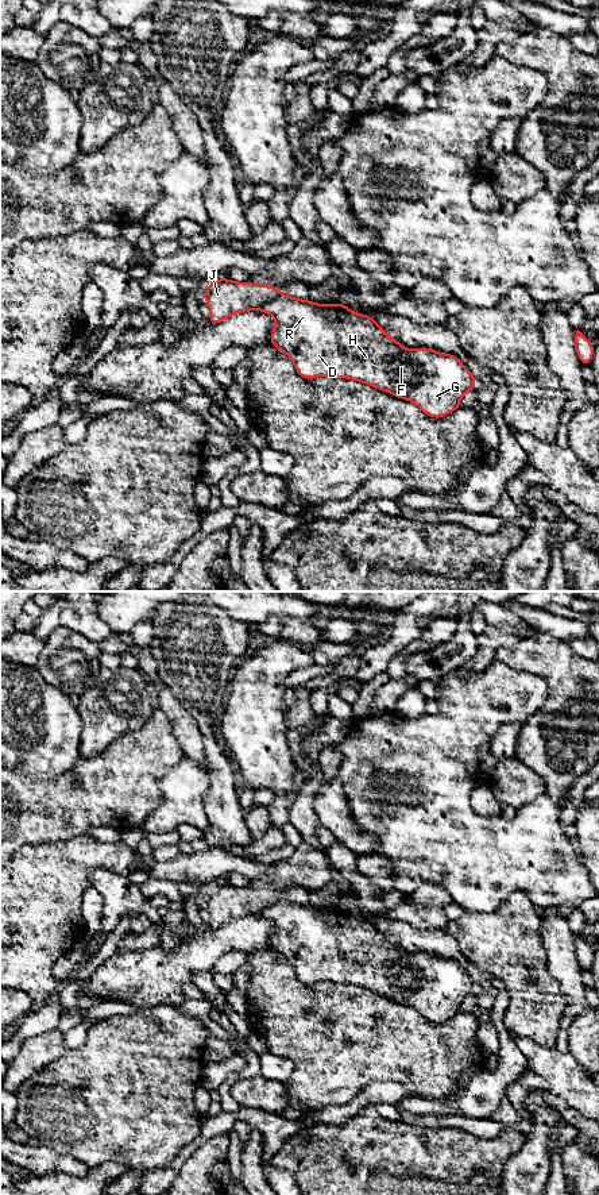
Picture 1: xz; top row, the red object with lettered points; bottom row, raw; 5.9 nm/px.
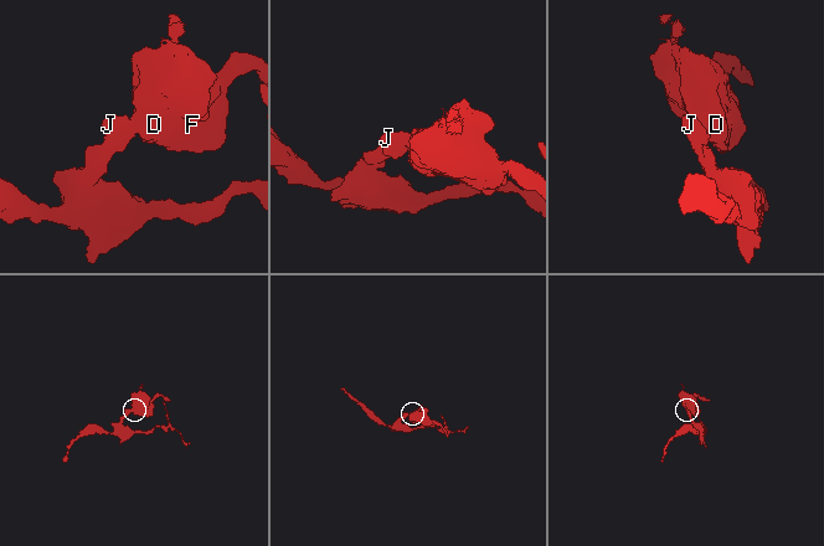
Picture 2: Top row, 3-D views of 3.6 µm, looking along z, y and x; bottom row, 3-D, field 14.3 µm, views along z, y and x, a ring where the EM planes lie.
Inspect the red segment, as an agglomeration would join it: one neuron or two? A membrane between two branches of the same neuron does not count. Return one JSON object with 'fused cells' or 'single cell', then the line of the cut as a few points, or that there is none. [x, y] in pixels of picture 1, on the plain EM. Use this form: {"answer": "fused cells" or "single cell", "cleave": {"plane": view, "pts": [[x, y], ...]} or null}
{"answer": "fused cells", "cleave": {"plane": "xz", "pts": [[281, 898], [261, 913]]}}

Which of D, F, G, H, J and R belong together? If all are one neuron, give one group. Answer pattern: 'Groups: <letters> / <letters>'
Groups: D F G H R / J

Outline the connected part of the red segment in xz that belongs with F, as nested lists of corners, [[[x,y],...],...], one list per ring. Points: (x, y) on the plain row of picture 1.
[[[281,898],[262,915],[275,925],[270,949],[283,956],[305,984],[324,980],[351,983],[411,1006],[433,1024],[459,1014],[463,1001],[478,990],[457,961],[426,952],[407,955],[391,944],[374,922],[358,920],[341,907],[324,910]]]

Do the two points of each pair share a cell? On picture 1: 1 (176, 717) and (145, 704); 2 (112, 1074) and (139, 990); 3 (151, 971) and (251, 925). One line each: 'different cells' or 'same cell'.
1: different cells
2: different cells
3: same cell

